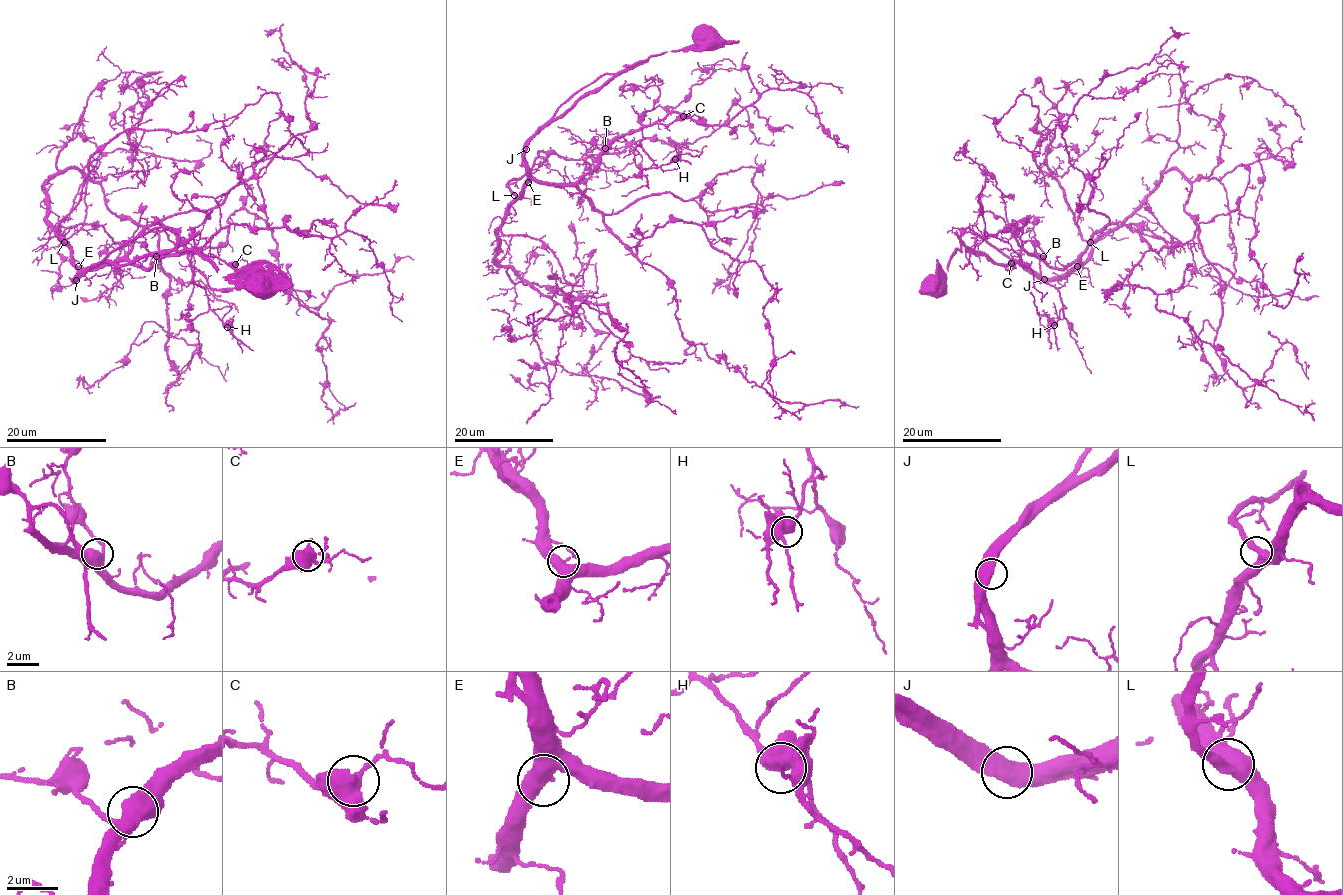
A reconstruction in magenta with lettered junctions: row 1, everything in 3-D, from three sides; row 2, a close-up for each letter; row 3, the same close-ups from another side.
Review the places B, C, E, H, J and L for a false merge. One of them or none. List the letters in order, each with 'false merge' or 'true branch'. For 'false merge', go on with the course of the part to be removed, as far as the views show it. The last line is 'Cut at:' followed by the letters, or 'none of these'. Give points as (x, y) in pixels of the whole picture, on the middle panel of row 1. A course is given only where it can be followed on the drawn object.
B: true branch
C: true branch
E: true branch
H: true branch
J: true branch
L: true branch
Cut at: none of these

